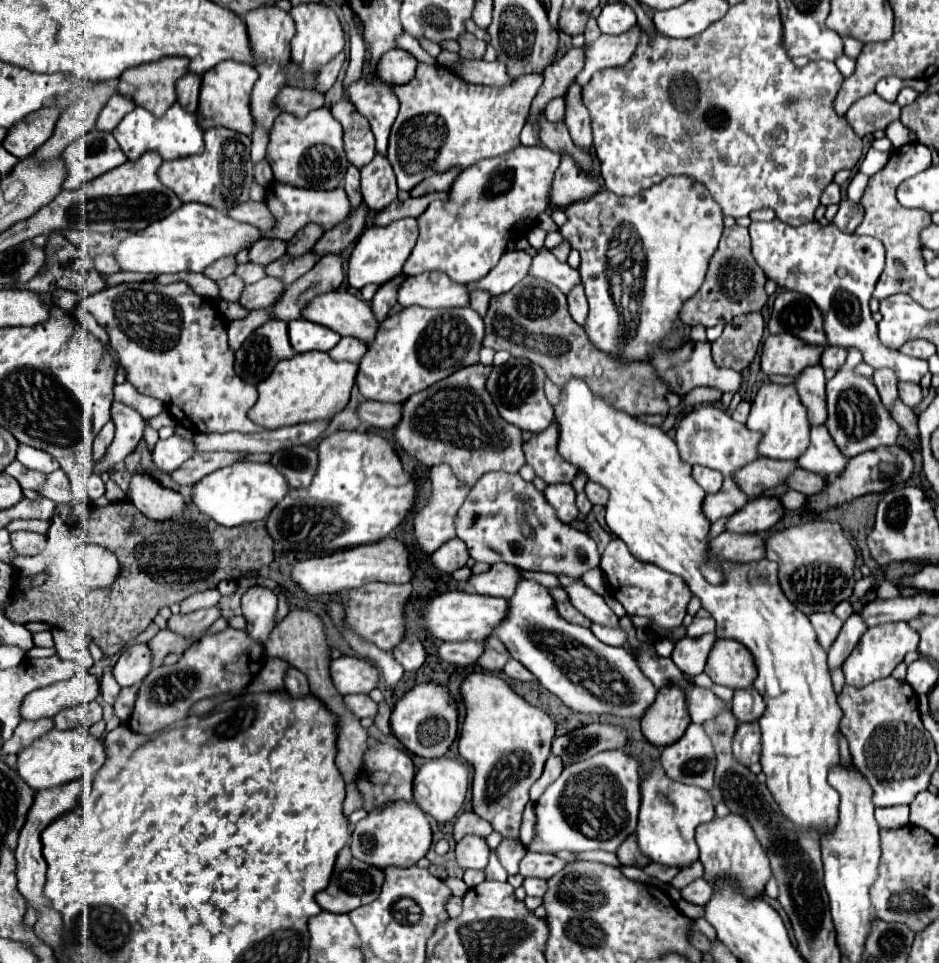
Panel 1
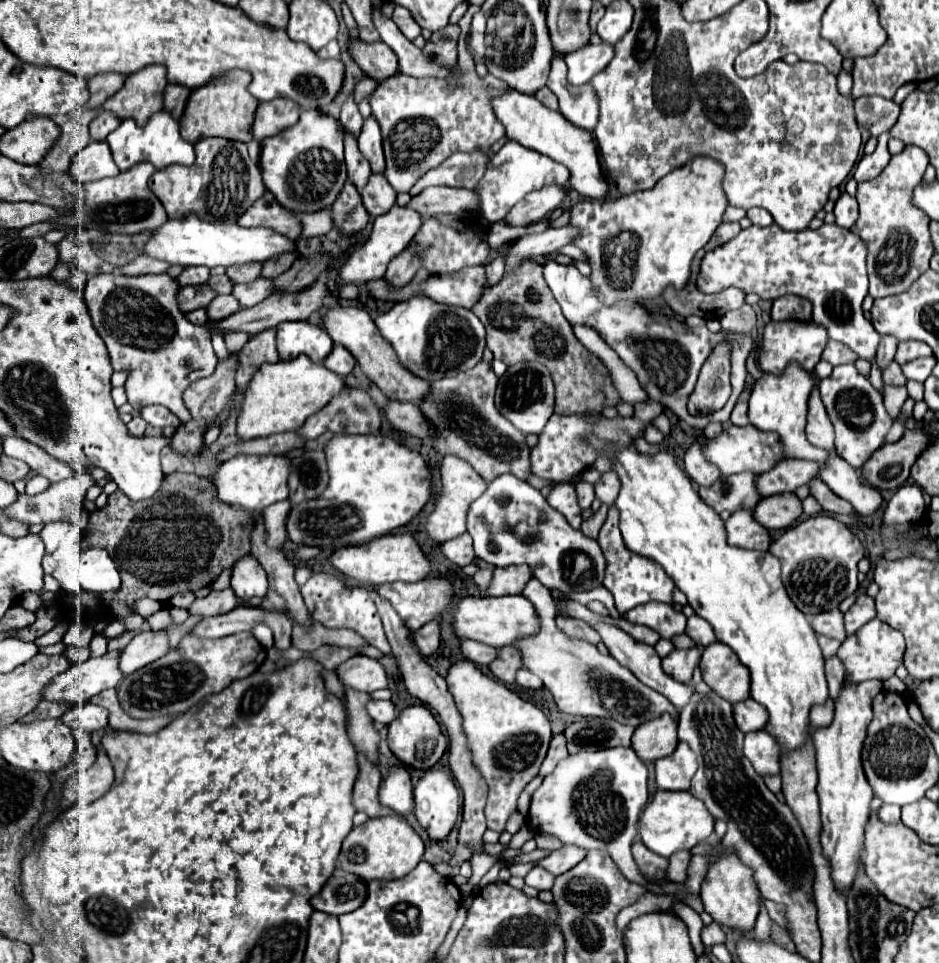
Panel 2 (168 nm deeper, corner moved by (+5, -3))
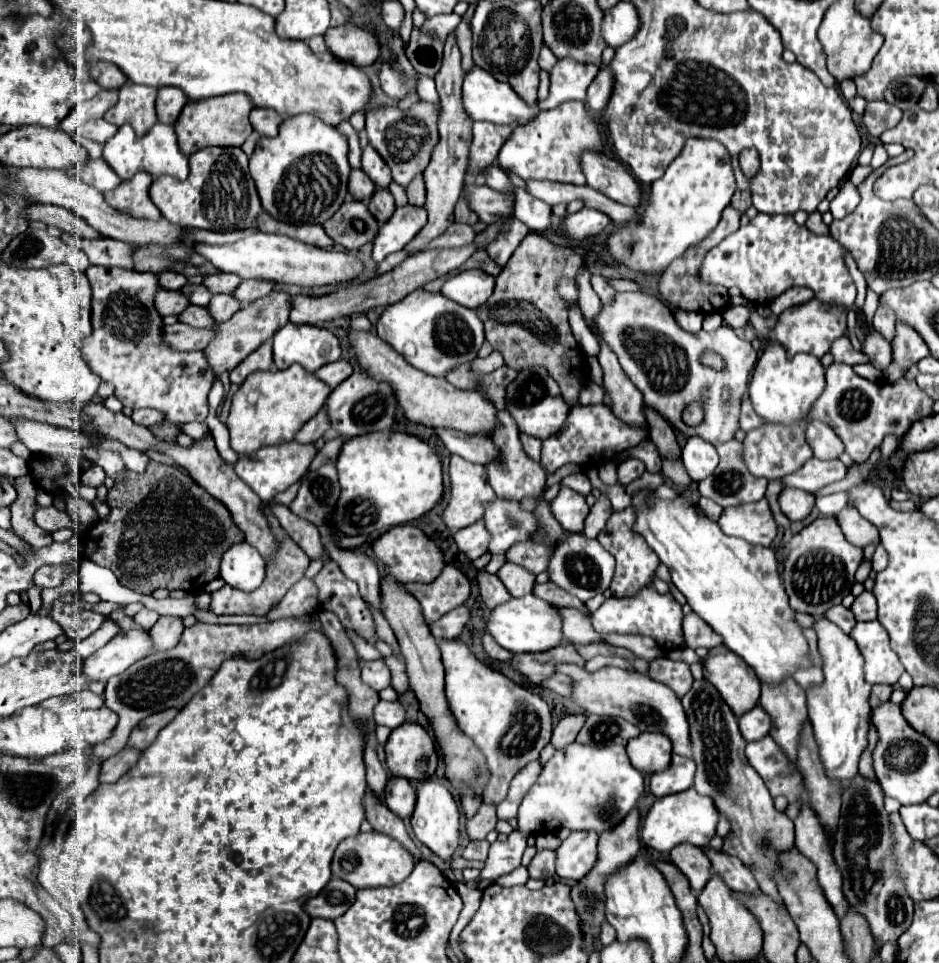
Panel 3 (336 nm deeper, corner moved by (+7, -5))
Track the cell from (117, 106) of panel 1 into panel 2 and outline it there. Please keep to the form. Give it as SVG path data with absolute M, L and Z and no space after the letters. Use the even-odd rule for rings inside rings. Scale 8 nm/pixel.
M102 110L100 116L94 118L92 124L90 124L90 138L92 138L92 140L102 140L102 142L104 142L106 136L108 136L112 130L118 128L118 124L120 124L120 120L118 120L114 114Z

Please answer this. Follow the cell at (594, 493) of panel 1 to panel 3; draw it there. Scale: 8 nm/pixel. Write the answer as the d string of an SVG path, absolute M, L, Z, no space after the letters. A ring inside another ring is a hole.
M624 460L618 464L618 484L628 486L632 480L640 478L644 472L644 464L640 460Z

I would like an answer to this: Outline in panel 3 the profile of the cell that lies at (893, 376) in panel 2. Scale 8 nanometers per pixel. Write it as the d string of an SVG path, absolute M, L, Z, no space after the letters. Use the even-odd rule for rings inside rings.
M874 330L866 336L862 350L864 350L864 354L868 354L872 366L878 370L886 370L892 362L892 346L888 342L884 342L884 338L880 338L880 334L876 334Z

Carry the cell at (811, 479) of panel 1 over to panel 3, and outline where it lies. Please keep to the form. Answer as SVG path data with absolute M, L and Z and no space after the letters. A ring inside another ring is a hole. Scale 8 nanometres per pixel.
M846 506L844 510L840 510L836 514L836 520L840 524L840 528L844 530L844 536L848 538L848 542L852 542L858 548L864 548L868 544L878 542L878 530L874 524L870 524L868 520L864 520L856 508Z

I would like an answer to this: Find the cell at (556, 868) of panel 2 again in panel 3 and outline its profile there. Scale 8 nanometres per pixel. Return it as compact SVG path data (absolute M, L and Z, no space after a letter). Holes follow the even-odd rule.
M572 832L556 850L556 874L562 880L580 880L596 862L596 834Z

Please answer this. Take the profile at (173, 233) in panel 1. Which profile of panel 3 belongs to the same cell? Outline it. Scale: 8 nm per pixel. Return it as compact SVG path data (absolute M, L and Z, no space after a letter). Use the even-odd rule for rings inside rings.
M254 232L226 246L196 242L194 250L220 272L236 272L242 278L268 278L278 284L296 284L296 286L334 284L350 280L362 270L362 264L346 252L330 252L316 246L308 246L294 238L286 238L282 234L266 234L266 232Z

